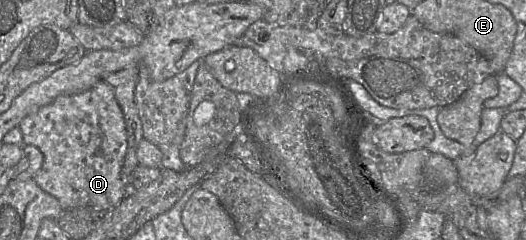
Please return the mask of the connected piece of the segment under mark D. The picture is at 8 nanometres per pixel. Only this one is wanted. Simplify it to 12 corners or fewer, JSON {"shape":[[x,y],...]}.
{"shape":[[111,85],[25,117],[33,179],[64,211],[116,208],[126,124]]}

